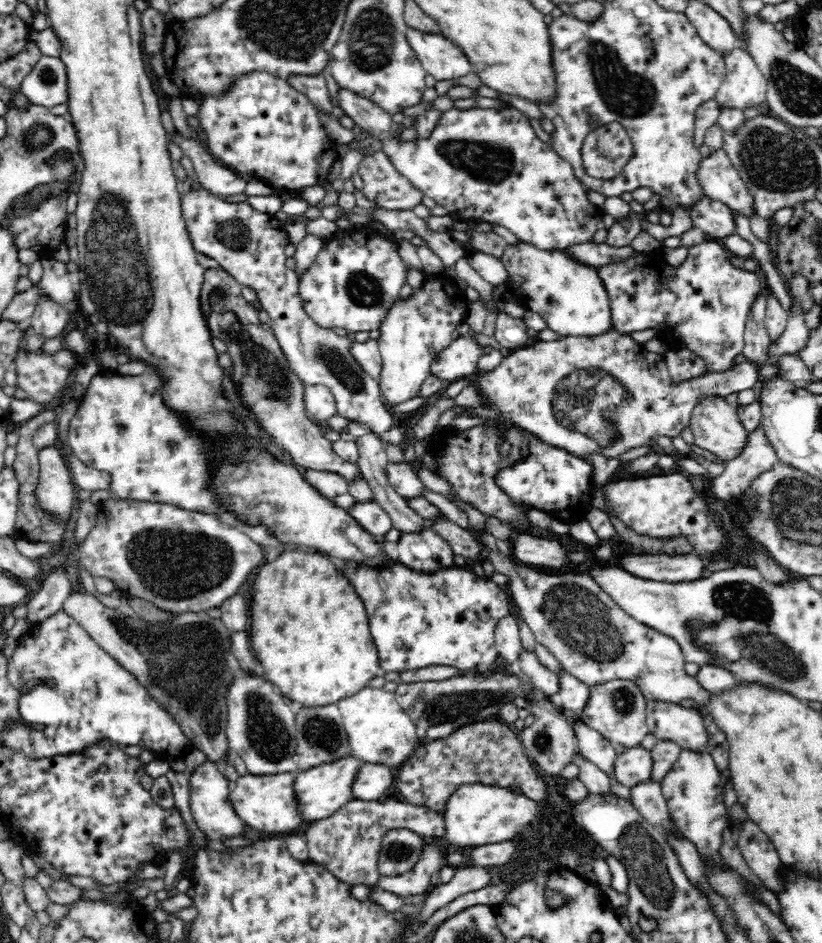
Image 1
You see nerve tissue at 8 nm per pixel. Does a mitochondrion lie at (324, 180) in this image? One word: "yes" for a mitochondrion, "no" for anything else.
no

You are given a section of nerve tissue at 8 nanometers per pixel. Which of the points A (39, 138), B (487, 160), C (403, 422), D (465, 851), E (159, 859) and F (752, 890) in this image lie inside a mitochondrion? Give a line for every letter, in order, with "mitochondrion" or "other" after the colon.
A: mitochondrion
B: mitochondrion
C: other
D: other
E: other
F: other

